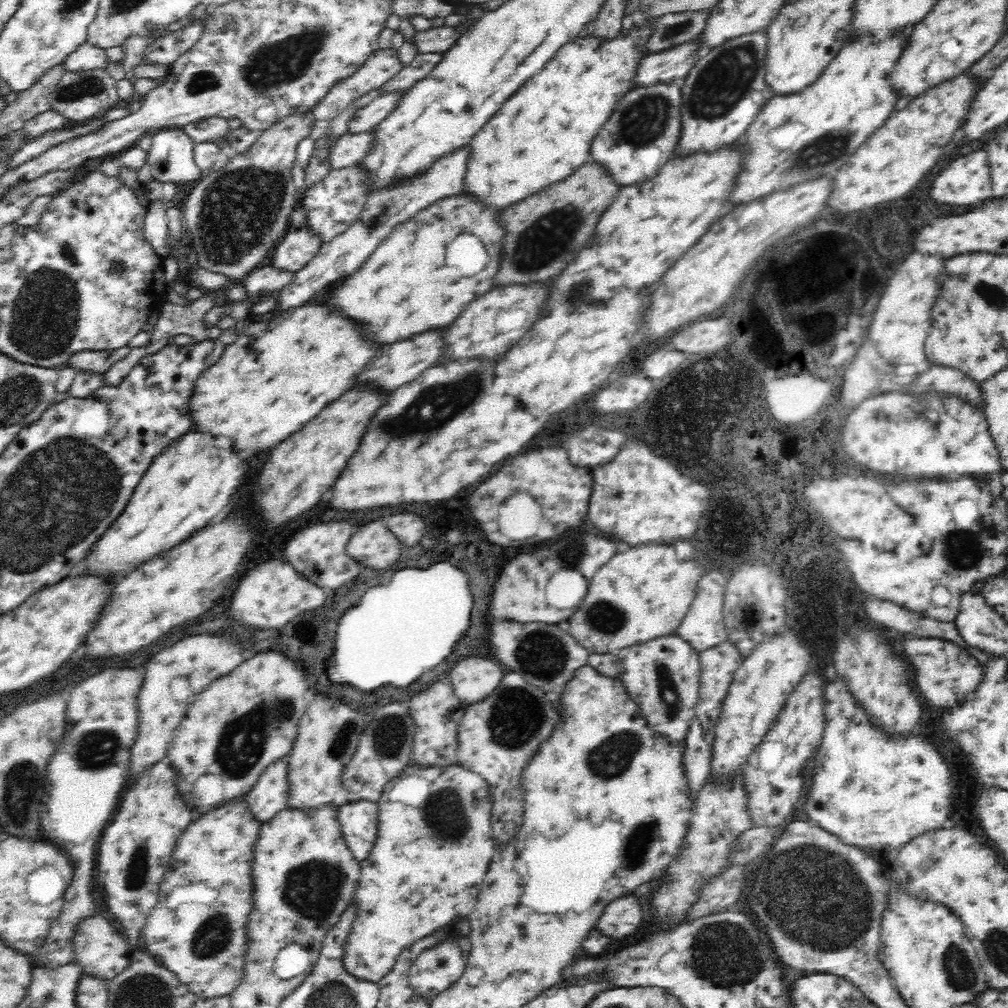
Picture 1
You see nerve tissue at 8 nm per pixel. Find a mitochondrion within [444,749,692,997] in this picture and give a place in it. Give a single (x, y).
(639, 843)

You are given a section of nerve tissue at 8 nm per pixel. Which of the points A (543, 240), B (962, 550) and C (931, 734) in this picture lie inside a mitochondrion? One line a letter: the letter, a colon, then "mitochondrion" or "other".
A: mitochondrion
B: mitochondrion
C: other

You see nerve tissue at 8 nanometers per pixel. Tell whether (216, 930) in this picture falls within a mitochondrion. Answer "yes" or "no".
yes

